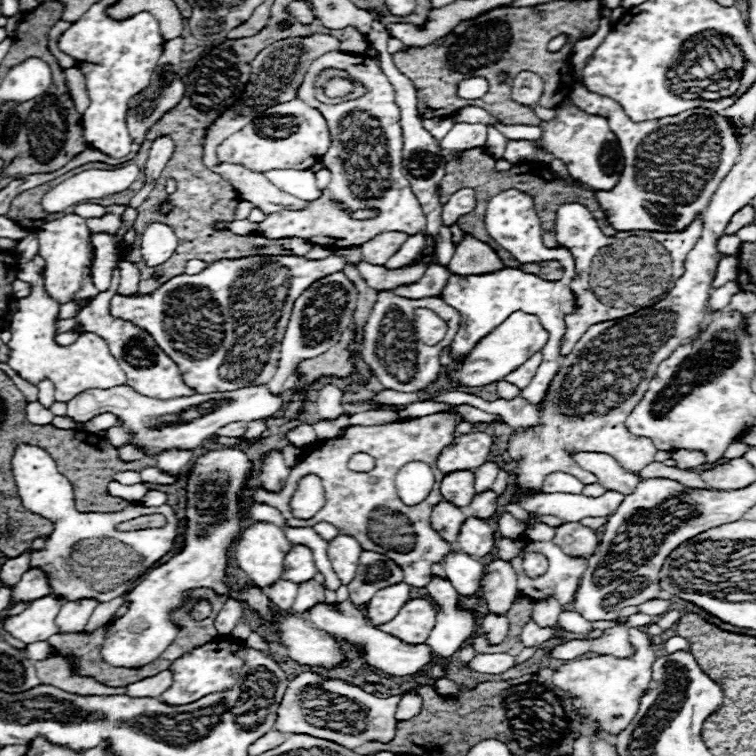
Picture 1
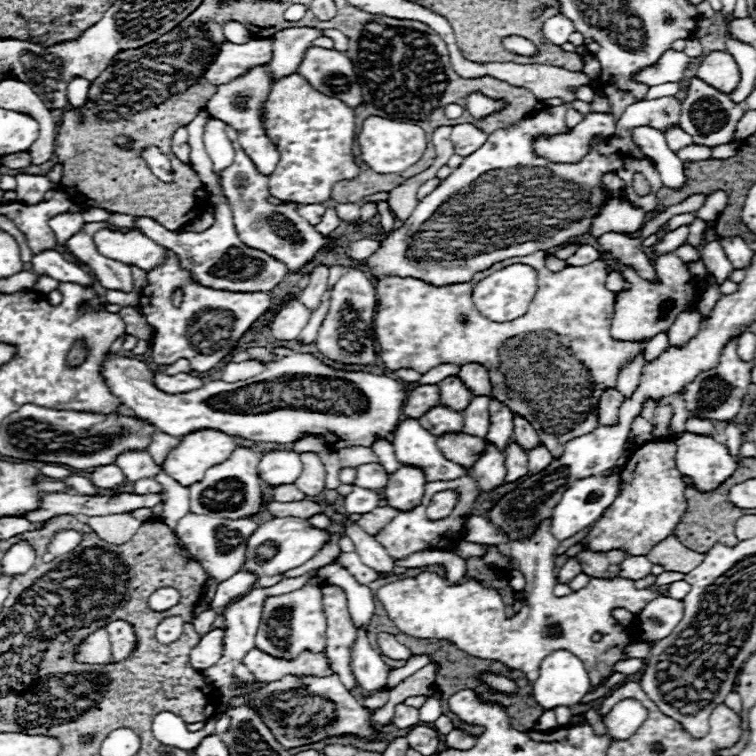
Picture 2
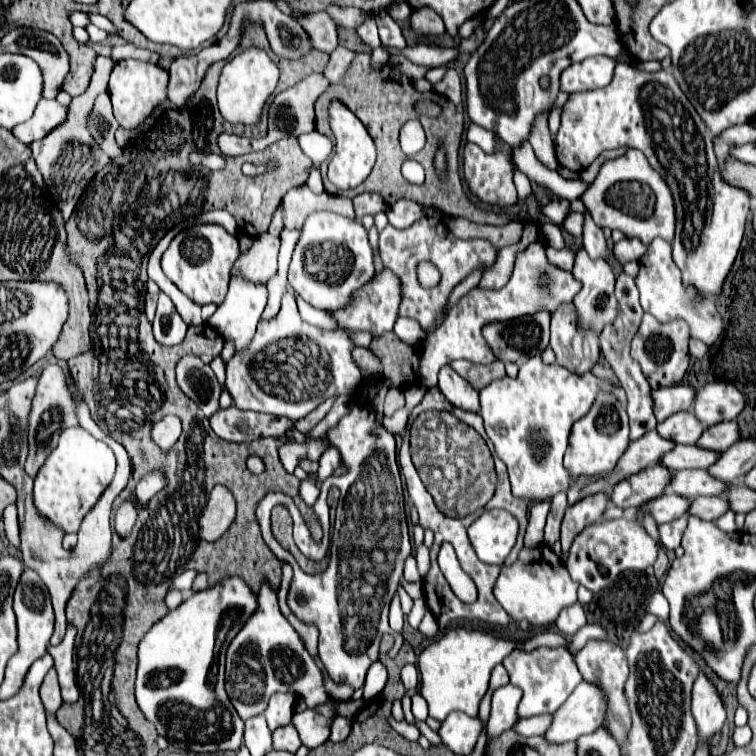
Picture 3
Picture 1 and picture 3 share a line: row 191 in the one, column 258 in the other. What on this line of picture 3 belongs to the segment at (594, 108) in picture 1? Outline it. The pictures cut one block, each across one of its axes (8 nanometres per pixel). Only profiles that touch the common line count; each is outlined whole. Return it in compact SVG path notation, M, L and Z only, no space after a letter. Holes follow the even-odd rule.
M270 584L260 588L260 610L244 624L226 654L226 692L242 720L264 714L268 700L276 692L294 692L308 708L328 700L320 664L306 650L300 634L290 626L278 606L276 590Z

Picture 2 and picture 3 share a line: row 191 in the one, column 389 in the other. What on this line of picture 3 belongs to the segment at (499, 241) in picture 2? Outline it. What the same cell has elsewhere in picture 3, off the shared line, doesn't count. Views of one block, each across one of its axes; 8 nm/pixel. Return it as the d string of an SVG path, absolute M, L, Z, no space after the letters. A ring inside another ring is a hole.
M354 406L328 430L328 440L340 450L348 472L344 476L330 478L330 484L340 488L340 502L334 522L336 532L330 542L330 566L326 572L316 576L304 574L294 556L280 545L271 532L272 509L279 504L289 506L289 496L269 492L260 500L256 516L268 548L294 568L288 606L300 620L314 622L318 626L318 658L328 676L336 684L348 684L358 690L364 686L370 664L380 656L378 646L382 634L388 632L396 640L394 648L388 652L390 658L394 658L402 646L402 634L392 632L388 626L388 606L400 586L404 558L412 552L412 546L408 540L394 436L376 424L374 410L368 406Z

